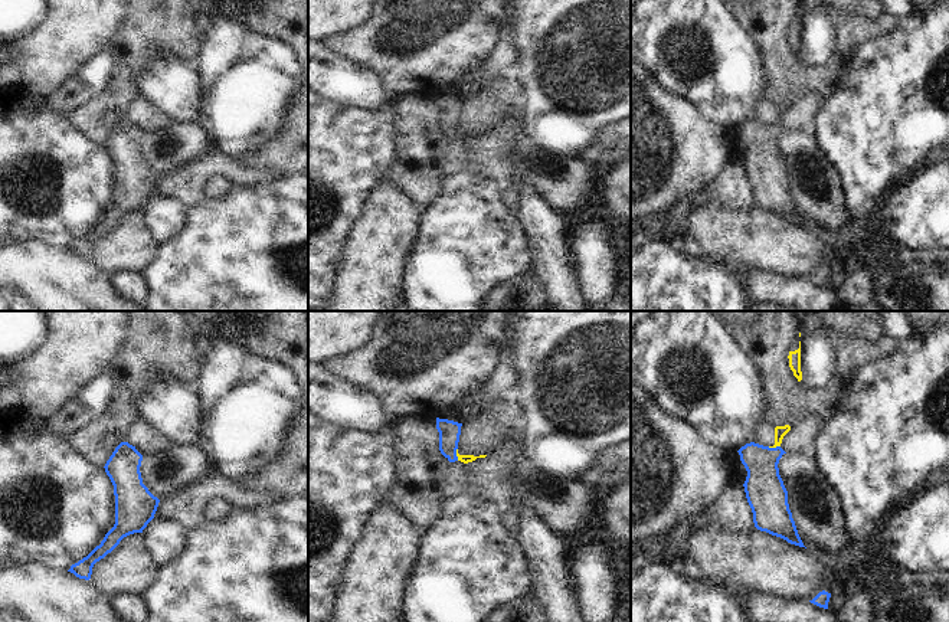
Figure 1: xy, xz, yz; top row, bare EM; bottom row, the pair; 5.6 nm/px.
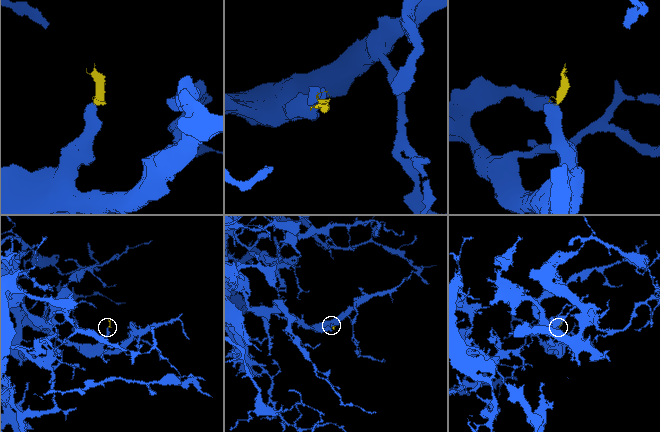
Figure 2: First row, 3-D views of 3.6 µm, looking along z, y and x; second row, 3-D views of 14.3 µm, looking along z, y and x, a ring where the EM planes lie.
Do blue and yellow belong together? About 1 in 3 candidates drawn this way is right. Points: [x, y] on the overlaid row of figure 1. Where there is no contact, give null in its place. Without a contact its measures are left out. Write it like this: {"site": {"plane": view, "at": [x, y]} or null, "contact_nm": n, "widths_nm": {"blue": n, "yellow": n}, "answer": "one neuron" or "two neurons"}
{"site": {"plane": "xz", "at": [455, 454]}, "contact_nm": 70, "widths_nm": {"blue": 120, "yellow": 50}, "answer": "two neurons"}

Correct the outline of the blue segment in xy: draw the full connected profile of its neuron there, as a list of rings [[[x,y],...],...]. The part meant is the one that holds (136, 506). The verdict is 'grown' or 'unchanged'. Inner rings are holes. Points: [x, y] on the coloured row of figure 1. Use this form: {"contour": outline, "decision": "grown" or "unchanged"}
{"contour": [[[121,442],[105,464],[105,472],[114,485],[115,524],[86,557],[68,572],[89,580],[96,562],[111,553],[120,541],[134,533],[143,533],[154,518],[160,500],[143,484],[140,466],[143,455],[128,442]]], "decision": "unchanged"}

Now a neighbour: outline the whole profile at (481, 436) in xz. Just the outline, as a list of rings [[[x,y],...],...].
[[[504,397],[493,412],[461,426],[456,449],[458,461],[468,464],[477,458],[485,458],[494,449],[503,446],[508,431],[523,426],[523,407],[516,397]]]

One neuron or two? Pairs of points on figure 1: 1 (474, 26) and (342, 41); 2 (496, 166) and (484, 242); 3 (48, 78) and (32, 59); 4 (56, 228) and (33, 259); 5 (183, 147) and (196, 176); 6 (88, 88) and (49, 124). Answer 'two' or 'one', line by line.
1: one
2: two
3: one
4: two
5: two
6: two

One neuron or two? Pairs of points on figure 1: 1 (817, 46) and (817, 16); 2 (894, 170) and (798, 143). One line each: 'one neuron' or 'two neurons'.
1: one neuron
2: two neurons

